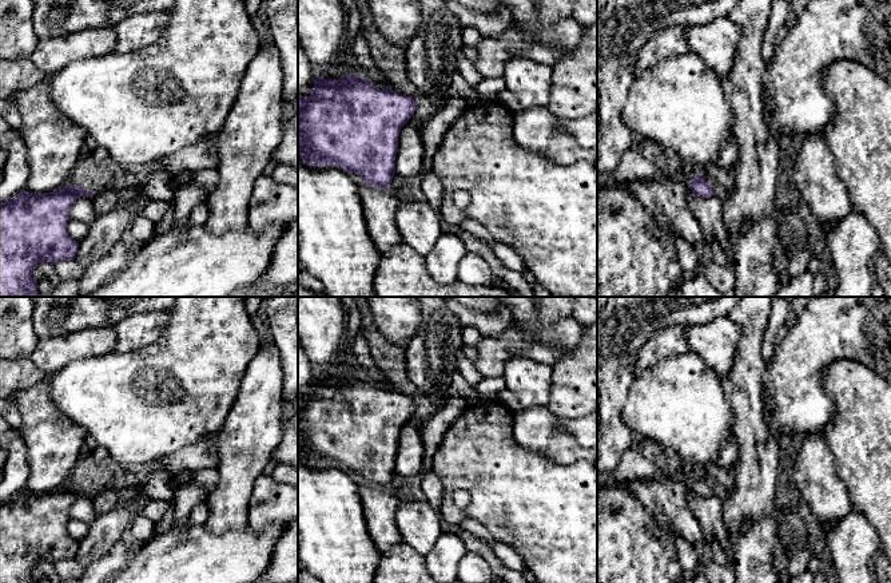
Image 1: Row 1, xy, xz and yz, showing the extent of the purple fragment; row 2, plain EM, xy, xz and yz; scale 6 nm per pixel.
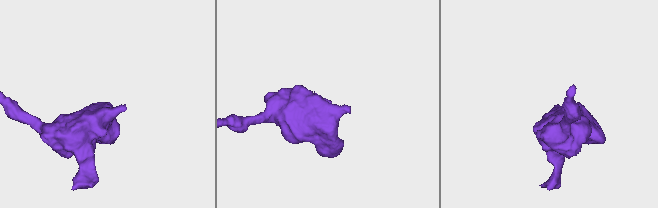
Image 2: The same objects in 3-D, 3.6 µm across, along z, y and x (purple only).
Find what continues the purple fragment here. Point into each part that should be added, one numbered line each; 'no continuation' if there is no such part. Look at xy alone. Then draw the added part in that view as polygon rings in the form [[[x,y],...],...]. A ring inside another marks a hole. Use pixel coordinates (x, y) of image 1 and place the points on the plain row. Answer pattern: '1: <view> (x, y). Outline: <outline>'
no continuation

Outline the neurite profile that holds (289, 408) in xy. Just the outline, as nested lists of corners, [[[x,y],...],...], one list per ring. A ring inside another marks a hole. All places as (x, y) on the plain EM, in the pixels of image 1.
[[[298,394],[291,401],[283,398],[281,412],[283,420],[291,419],[298,412]]]

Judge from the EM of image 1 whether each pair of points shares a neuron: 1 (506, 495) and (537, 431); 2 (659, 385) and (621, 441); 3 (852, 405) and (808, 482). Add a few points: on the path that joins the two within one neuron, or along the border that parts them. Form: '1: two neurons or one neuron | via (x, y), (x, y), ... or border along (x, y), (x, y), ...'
1: two neurons | border along (513, 420), (513, 439), (556, 463)
2: two neurons | border along (625, 397), (621, 419), (632, 432)
3: two neurons | border along (820, 432), (832, 455), (839, 476)

